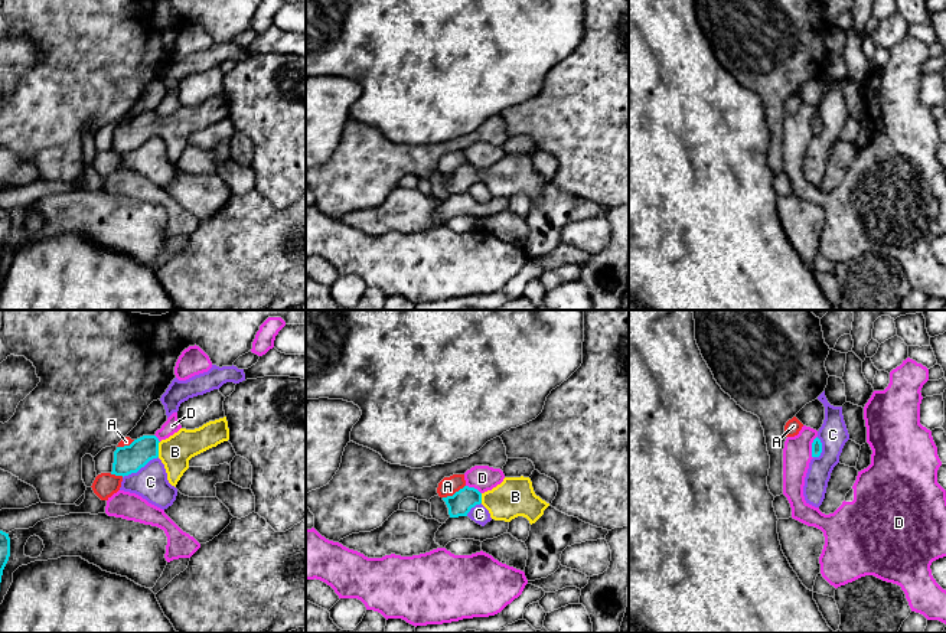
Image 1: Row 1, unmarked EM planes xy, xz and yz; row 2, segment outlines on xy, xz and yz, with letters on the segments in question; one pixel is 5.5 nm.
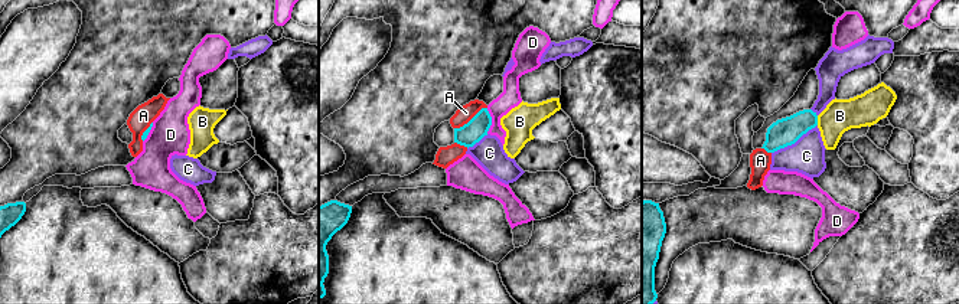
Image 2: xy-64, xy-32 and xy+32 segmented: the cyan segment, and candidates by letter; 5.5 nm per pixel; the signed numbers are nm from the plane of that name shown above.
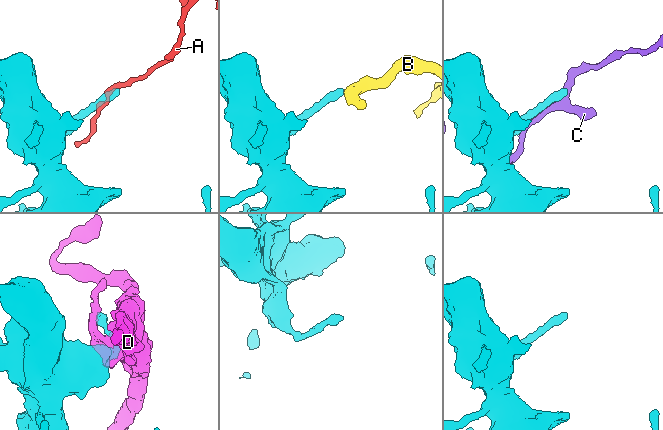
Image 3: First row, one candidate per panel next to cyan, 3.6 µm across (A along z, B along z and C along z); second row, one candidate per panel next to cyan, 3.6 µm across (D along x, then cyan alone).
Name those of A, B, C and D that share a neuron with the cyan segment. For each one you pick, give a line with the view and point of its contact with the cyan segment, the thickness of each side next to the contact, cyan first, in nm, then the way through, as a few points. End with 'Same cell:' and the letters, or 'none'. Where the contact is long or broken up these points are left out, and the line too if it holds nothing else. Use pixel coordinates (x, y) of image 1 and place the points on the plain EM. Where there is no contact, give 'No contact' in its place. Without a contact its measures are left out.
B: Touches cyan at xy (157, 126). Thickness 160 nm (cyan) against 180 nm. Path across: xy (130, 136), (144, 126), (157, 126), (175, 129)
Same cell: B

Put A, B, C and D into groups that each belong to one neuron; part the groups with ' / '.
A / B / C / D

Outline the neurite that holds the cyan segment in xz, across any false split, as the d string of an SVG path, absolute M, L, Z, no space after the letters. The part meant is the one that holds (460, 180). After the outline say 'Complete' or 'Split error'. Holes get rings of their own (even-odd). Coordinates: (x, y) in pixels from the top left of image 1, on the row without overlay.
M505 154L500 161L480 170L474 164L464 163L453 173L443 174L448 185L450 195L467 193L472 185L483 182L495 198L510 199L523 193L535 200L549 183L535 172L529 154Z. Split error

